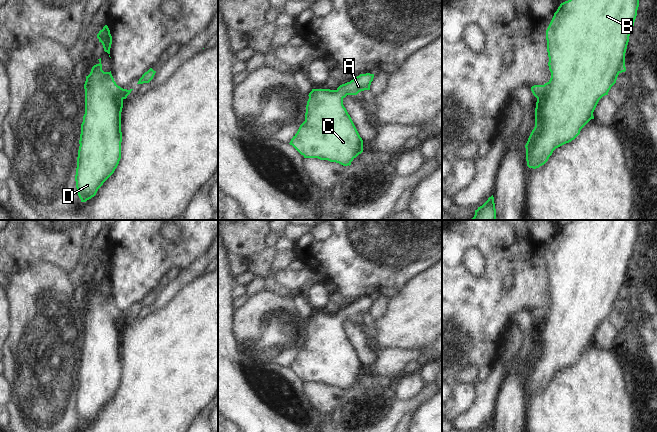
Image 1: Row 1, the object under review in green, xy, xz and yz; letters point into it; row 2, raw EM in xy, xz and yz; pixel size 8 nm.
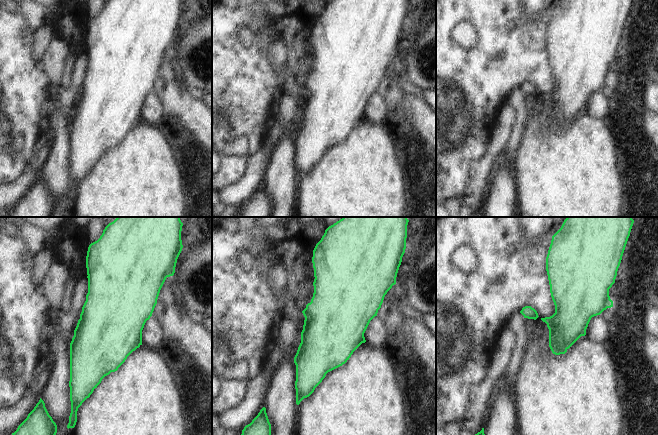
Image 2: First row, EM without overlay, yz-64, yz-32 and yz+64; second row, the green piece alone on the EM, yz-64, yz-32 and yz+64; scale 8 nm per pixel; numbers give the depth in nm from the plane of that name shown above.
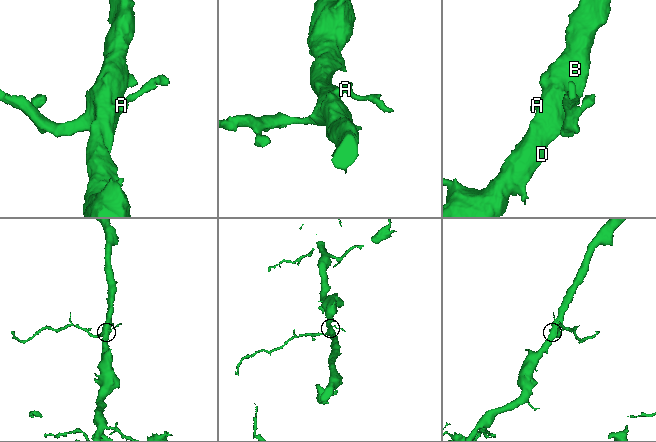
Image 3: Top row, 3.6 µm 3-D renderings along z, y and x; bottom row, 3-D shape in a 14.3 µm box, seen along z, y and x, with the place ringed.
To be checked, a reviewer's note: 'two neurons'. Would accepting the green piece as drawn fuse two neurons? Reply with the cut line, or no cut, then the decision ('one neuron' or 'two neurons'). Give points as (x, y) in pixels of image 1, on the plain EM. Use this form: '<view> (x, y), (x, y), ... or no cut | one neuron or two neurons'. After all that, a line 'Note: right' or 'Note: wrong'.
no cut | one neuron
Note: wrong

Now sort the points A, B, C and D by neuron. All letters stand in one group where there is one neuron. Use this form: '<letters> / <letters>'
A B C D

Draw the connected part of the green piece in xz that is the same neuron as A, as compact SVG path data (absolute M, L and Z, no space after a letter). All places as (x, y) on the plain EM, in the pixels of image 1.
M360 298L336 314L312 313L308 319L305 345L289 368L304 382L350 390L363 376L363 364L343 329L343 323L370 314L373 302L374 298Z

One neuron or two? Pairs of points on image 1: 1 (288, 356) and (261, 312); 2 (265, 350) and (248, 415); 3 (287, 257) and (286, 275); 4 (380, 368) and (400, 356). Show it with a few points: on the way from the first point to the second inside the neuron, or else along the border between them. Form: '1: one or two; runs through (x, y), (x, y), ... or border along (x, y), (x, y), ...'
1: one; runs through (281, 345), (278, 337), (266, 323)
2: two; border along (237, 347), (244, 357), (257, 361)
3: two; border along (287, 267), (278, 270), (272, 276)
4: one; runs through (385, 365), (395, 359)

